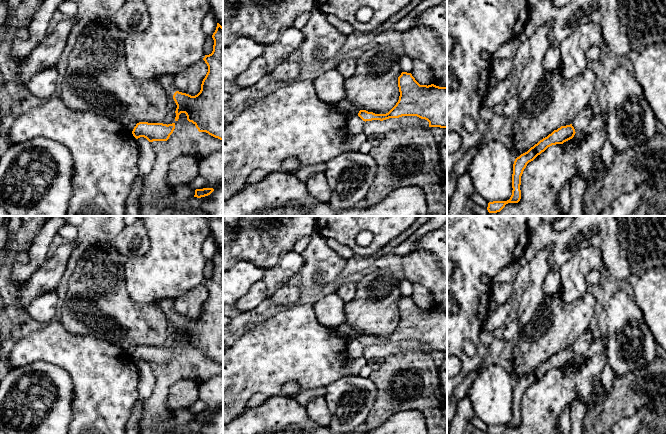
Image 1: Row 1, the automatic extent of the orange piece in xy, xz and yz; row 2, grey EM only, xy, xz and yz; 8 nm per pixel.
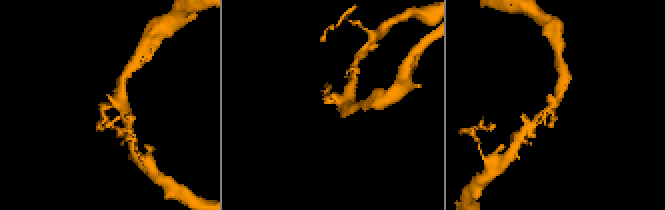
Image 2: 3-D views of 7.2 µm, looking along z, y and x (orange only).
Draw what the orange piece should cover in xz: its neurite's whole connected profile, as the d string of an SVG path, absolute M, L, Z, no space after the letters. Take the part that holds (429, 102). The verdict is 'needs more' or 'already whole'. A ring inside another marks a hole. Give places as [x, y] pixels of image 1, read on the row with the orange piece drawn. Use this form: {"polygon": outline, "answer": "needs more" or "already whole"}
{"polygon": "M411 73L398 77L399 100L386 114L360 110L363 121L386 120L402 116L417 116L429 122L429 127L447 128L447 87L420 85Z", "answer": "already whole"}

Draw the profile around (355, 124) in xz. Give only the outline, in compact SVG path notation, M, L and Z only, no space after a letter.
M359 116L351 117L347 120L347 130L351 136L355 136L363 131L365 121Z

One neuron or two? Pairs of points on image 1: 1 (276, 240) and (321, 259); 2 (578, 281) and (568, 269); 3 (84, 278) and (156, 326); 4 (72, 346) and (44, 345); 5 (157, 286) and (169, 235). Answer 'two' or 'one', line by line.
1: two
2: one
3: one
4: one
5: one

